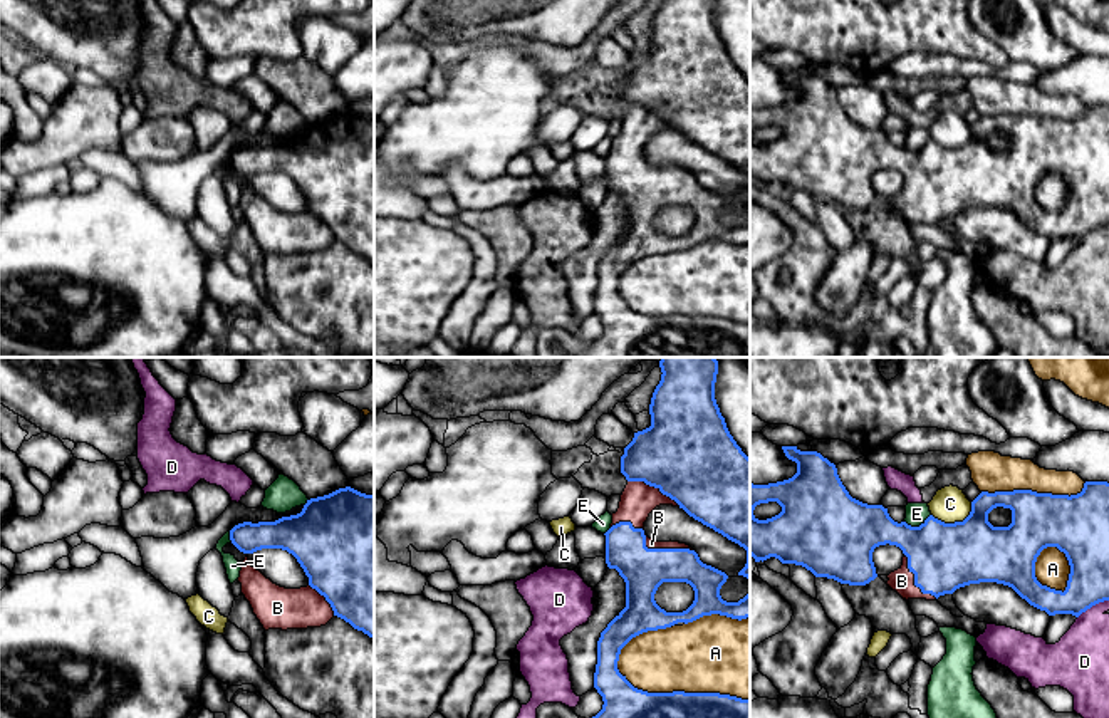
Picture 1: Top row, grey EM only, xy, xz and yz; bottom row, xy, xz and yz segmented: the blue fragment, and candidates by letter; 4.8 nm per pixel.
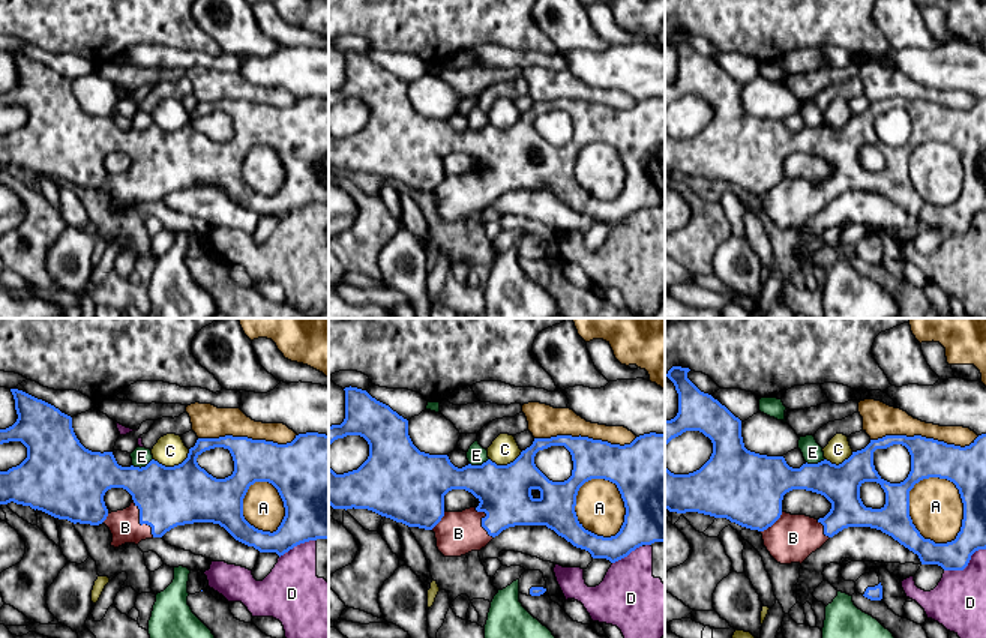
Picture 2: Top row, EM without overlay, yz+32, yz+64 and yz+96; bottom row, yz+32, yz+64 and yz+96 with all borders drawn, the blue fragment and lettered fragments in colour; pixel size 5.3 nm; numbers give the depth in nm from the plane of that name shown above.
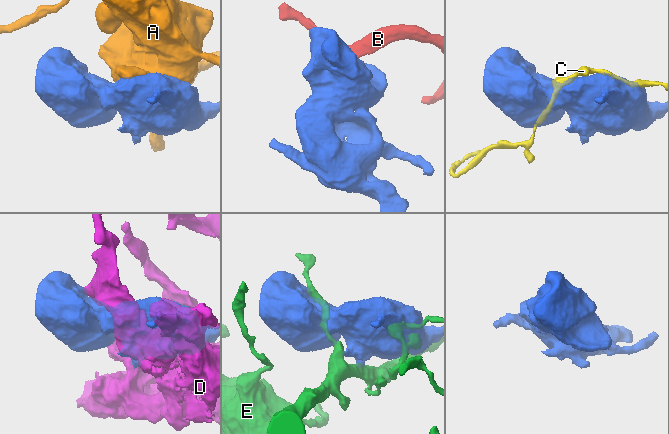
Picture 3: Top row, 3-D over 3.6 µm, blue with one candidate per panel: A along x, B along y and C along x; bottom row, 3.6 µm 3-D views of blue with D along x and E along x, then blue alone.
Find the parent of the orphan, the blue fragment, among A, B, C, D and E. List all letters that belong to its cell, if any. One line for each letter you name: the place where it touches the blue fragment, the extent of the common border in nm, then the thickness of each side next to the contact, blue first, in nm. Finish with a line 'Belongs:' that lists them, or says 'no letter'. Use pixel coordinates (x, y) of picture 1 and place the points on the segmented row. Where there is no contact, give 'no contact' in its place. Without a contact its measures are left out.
B: meets blue in xz at (663, 549); contact 260 nm long; 220 nm thick on the blue side, 50 nm on the other
Belongs: B

